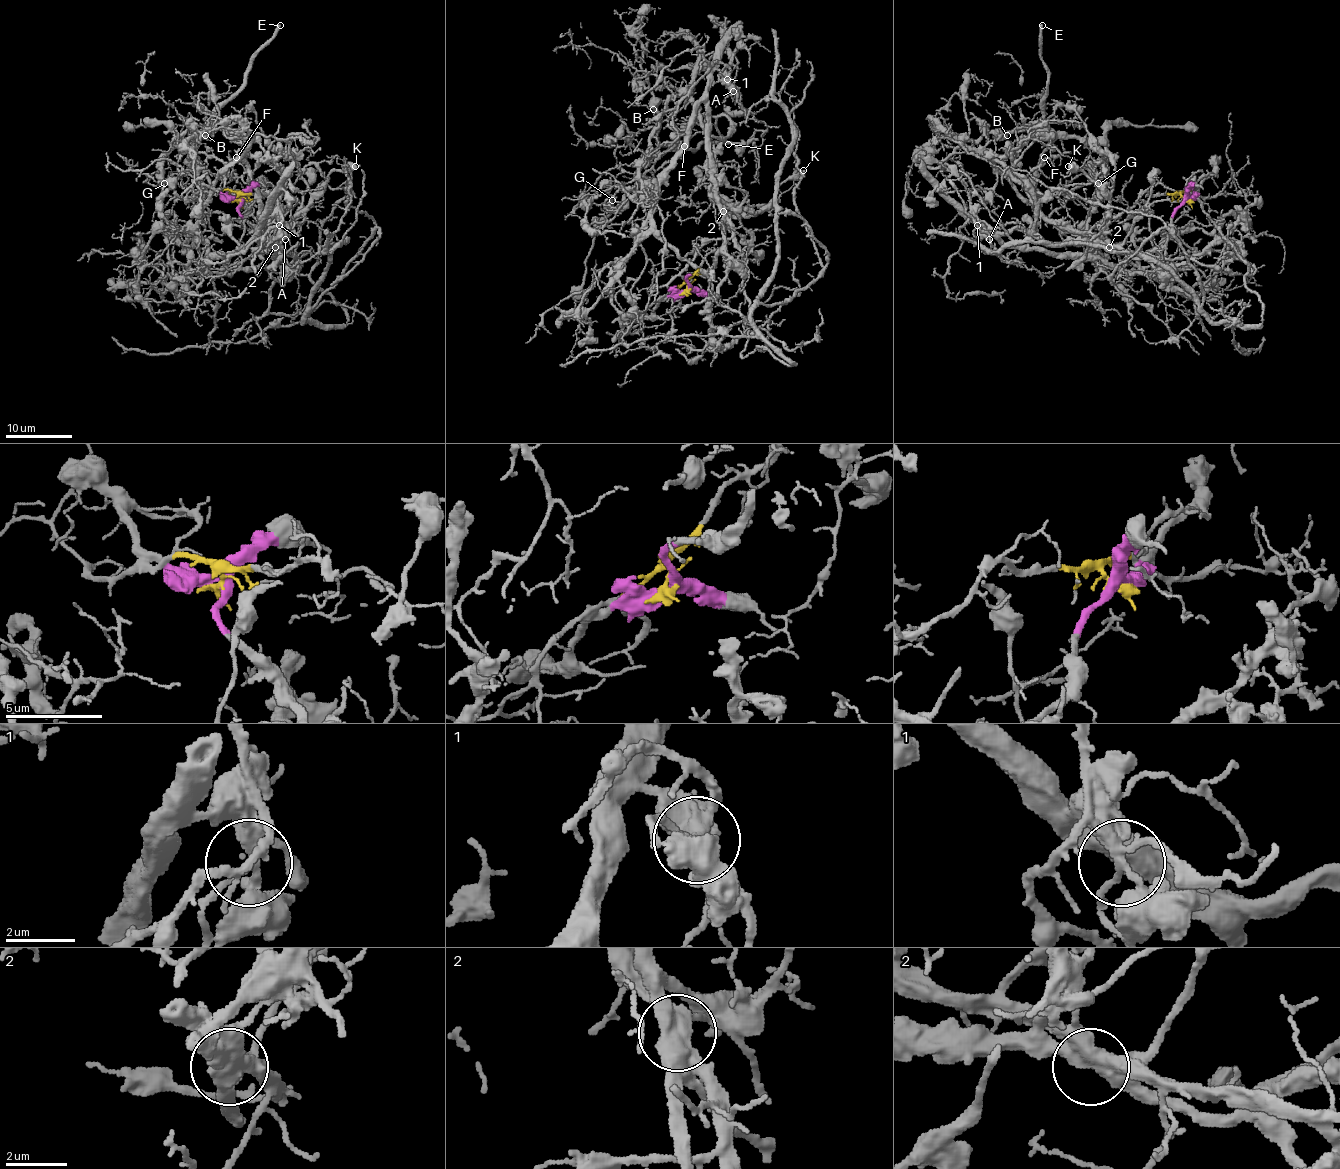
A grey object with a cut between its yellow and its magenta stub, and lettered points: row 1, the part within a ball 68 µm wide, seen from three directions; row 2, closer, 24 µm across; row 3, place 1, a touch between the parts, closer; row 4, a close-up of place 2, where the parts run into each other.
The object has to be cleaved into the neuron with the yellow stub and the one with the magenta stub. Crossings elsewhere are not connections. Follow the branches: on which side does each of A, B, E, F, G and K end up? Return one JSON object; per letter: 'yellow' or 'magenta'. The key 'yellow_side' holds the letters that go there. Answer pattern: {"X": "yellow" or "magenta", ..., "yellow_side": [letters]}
{"A": "magenta", "B": "yellow", "E": "yellow", "F": "yellow", "G": "yellow", "K": "magenta", "yellow_side": ["B", "E", "F", "G"]}

